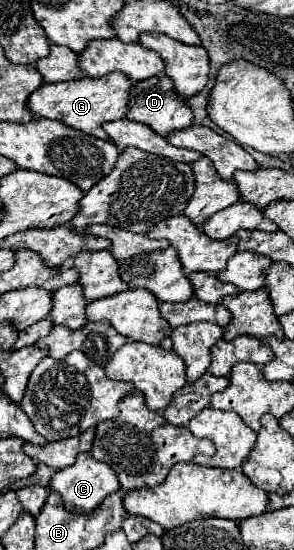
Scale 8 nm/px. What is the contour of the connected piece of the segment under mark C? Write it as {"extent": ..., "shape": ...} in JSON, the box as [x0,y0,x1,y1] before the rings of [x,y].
{"extent":[51,452,121,514],"shape":[[[89,452],[79,454],[79,458],[77,458],[77,462],[73,466],[55,472],[53,478],[51,478],[51,490],[61,494],[65,510],[73,512],[73,514],[89,514],[89,512],[93,512],[109,494],[117,492],[119,488],[121,488],[121,484],[117,480],[117,474],[113,472],[113,468],[99,462],[99,460],[95,460]]]}

